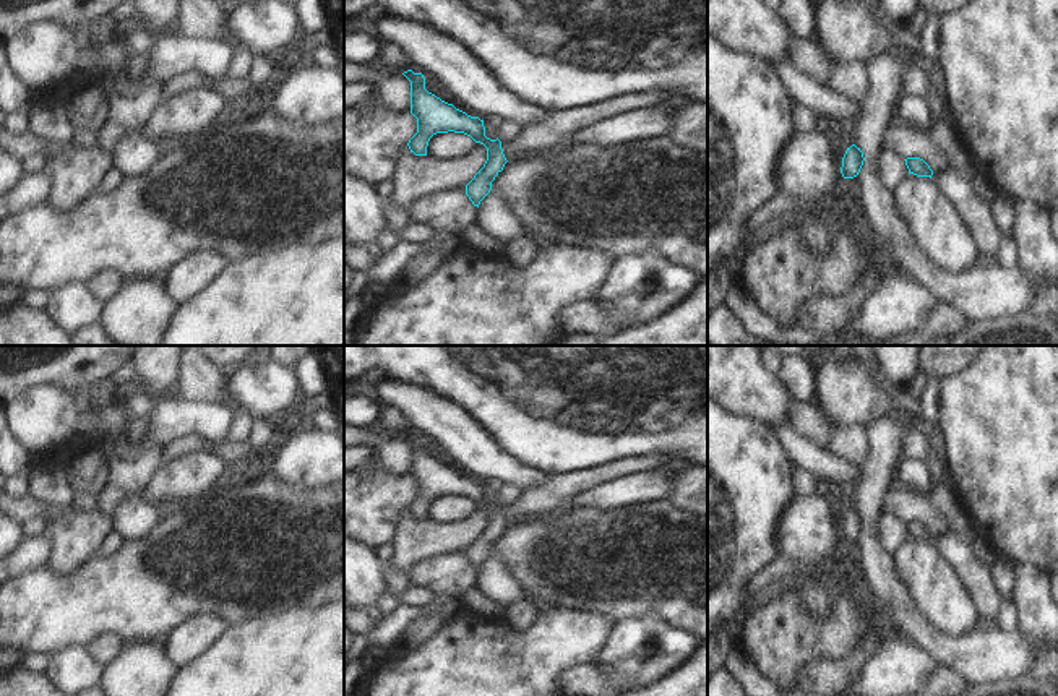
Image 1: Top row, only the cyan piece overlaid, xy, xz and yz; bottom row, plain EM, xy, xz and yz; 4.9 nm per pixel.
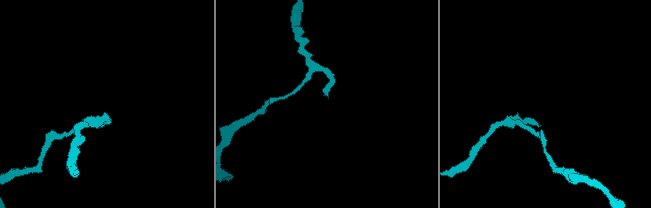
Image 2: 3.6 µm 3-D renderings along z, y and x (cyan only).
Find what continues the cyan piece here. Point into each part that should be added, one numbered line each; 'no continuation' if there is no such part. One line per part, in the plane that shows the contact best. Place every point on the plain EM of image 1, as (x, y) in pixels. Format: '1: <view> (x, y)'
1: yz (977, 576)

